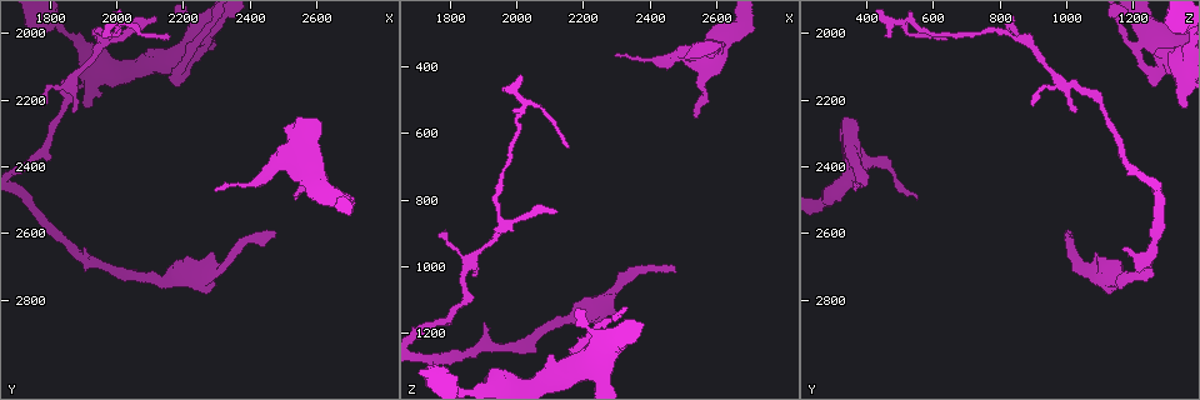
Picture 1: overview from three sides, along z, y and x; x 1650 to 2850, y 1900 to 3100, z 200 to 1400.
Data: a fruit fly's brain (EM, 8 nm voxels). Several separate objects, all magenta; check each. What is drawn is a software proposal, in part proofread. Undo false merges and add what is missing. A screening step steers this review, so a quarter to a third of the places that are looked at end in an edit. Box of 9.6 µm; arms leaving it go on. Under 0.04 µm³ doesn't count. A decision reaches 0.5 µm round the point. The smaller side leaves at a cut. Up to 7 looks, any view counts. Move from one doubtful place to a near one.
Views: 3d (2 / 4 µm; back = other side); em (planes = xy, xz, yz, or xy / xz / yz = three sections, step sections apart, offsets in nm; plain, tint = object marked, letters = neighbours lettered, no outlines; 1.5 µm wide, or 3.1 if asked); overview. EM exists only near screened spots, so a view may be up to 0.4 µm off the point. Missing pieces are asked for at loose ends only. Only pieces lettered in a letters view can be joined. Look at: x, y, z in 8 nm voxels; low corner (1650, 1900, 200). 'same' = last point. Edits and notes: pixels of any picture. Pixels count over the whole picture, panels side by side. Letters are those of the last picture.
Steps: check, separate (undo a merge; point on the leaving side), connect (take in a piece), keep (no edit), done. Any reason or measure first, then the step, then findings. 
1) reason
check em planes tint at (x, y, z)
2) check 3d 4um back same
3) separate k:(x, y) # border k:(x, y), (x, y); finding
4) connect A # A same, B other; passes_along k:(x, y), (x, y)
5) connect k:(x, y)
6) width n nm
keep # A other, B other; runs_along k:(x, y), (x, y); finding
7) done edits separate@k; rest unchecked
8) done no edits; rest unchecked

branch stops here
check em planes letters at (2160, 2010, 640)

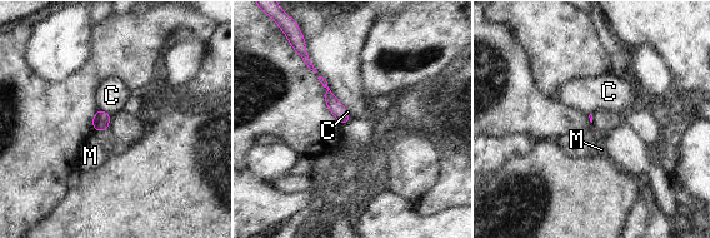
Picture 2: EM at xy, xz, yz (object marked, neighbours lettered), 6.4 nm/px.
longest_contact C 100 nm
keep # C other, M other; border 2:(98, 109), (103, 109), (110, 115); no lettered piece goes on from it

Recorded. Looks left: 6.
four arms meet
check em yz step 4 tint at (2180, 2100, 1280)

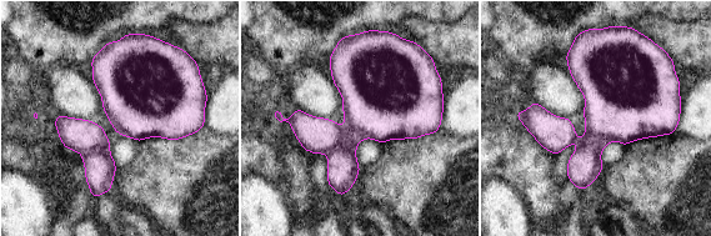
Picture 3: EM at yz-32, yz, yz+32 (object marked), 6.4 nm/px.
cut it another way
check em planes letters same

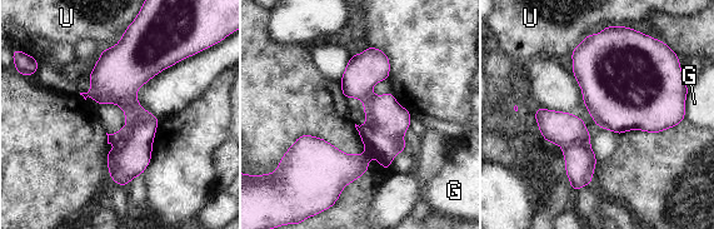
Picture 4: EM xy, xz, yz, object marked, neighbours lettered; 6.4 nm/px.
width 170 nm; longest_contact U 220 nm
separate 4:(563, 129) # G other, U other; a second cell is stuck on

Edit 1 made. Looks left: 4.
done edits separate@4; rest unchecked

